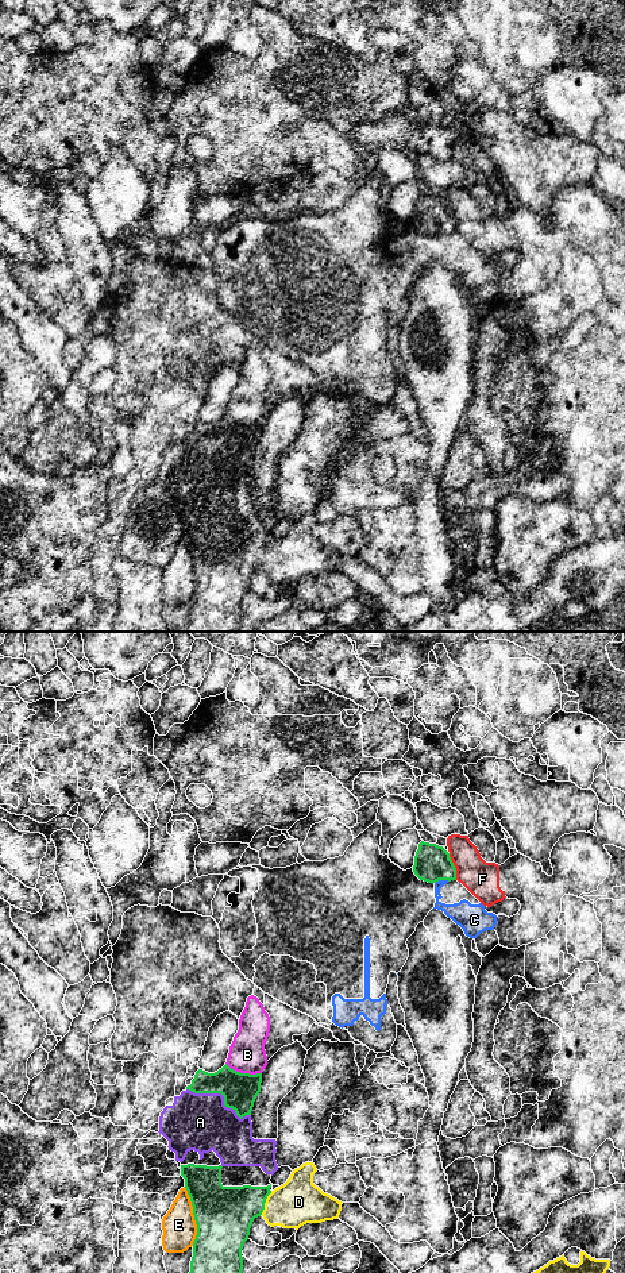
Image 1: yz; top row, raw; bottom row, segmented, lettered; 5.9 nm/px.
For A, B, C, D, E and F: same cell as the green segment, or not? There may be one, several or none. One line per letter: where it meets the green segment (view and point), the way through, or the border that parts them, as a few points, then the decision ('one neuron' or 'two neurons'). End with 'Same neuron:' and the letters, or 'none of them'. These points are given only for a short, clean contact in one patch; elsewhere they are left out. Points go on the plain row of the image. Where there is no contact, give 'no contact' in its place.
A: yz (222, 446) | two neurons
B: yz (243, 425) | two neurons
C: yz (442, 231) | two neurons
D: yz (265, 554) | one neuron
E: yz (195, 569) | two neurons
F: yz (454, 219) | two neurons
Same neuron: D

